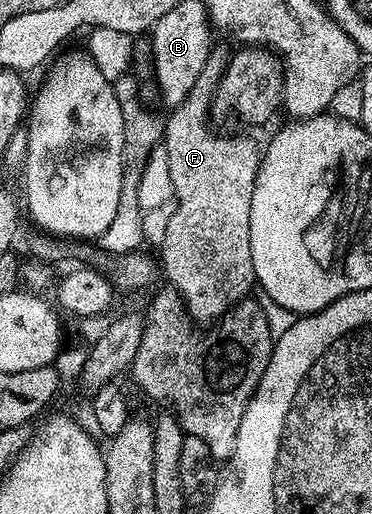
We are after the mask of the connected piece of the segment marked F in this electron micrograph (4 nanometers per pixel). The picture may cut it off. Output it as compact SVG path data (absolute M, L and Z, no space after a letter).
M217 54L210 55L187 98L170 111L173 112L170 116L164 117L163 147L171 172L173 200L177 204L159 245L159 268L169 279L168 287L174 288L184 300L189 319L201 326L220 320L255 288L251 262L251 194L263 148L249 136L220 140L212 132L211 105L222 71L223 60Z

